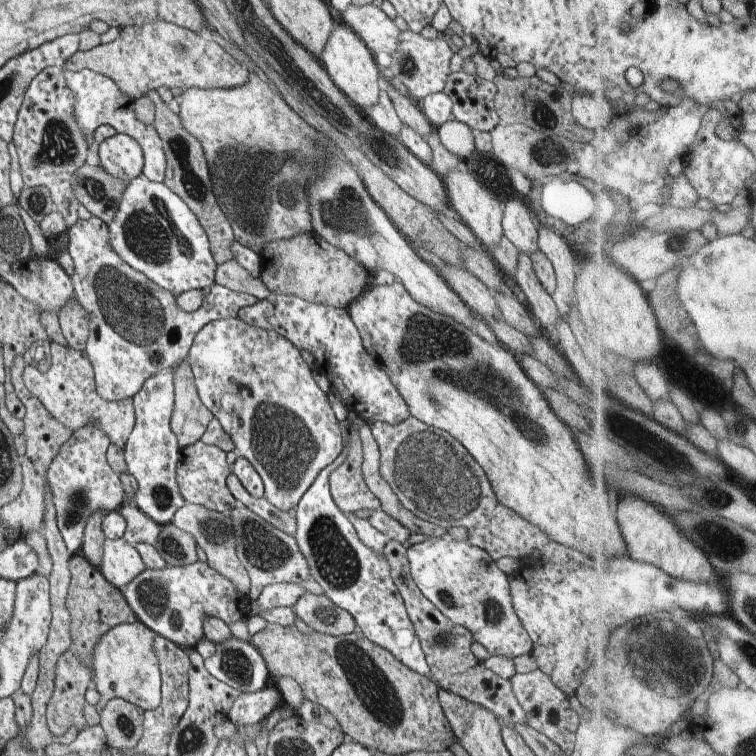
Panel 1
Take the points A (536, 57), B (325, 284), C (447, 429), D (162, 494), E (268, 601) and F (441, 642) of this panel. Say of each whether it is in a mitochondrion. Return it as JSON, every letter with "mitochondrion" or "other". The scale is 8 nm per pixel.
{"A":"other","B":"other","C":"mitochondrion","D":"mitochondrion","E":"other","F":"mitochondrion"}

